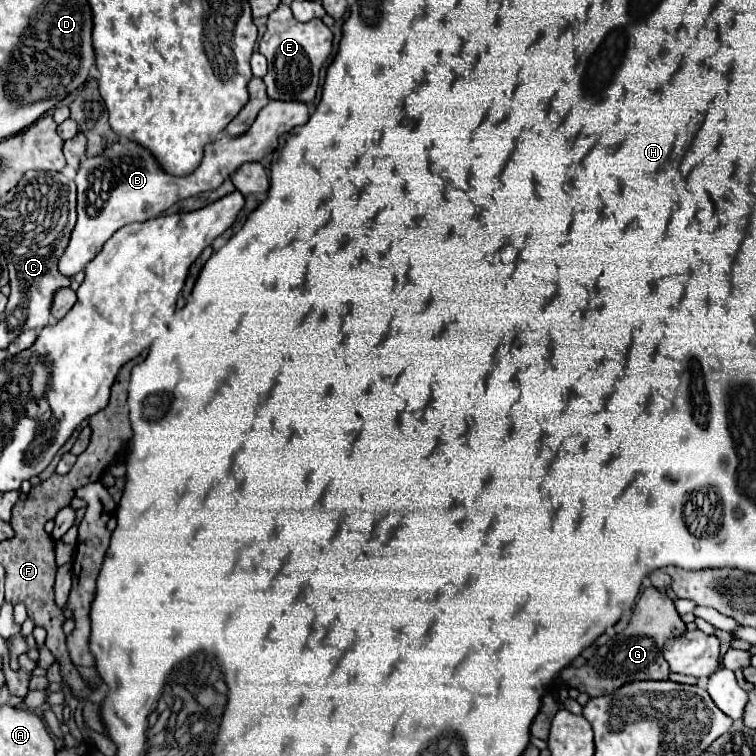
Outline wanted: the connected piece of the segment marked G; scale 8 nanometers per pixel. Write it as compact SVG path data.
M648 587L642 591L640 599L636 601L634 615L632 615L628 627L622 633L614 635L612 639L596 641L596 645L598 645L596 653L578 669L566 667L560 673L560 681L590 697L610 695L630 681L648 681L648 679L664 681L664 679L668 679L670 671L668 671L666 659L660 653L662 645L666 639L678 637L684 631L686 631L686 625L682 623L678 611L674 607L674 601L666 593L662 593L654 587Z

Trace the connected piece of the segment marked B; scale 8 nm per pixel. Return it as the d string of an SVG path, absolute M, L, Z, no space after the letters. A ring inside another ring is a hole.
M270 101L258 113L254 125L244 135L218 135L212 143L208 143L204 147L202 163L184 177L166 173L156 157L146 147L134 141L118 141L106 147L102 155L84 157L74 179L78 185L78 223L60 263L62 273L74 277L78 271L84 271L84 267L100 253L104 243L120 227L134 221L148 221L152 217L158 217L162 211L178 201L220 187L224 179L228 179L242 163L260 161L264 155L272 153L278 147L280 135L288 133L298 125L304 125L306 121L308 105L292 101Z

